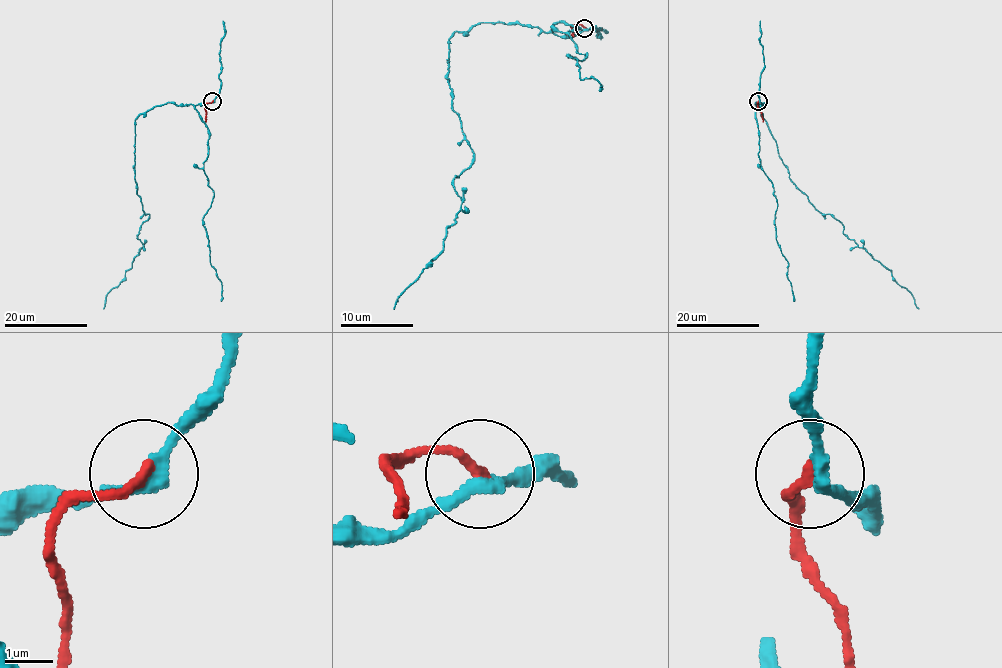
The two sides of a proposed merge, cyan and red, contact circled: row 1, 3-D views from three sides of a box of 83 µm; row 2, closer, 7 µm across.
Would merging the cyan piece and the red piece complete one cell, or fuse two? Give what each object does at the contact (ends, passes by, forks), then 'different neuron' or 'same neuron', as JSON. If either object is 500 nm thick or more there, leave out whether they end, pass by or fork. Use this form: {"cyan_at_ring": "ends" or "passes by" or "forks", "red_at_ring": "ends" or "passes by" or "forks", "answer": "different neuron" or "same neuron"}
{"cyan_at_ring": "passes by", "red_at_ring": "ends", "answer": "different neuron"}

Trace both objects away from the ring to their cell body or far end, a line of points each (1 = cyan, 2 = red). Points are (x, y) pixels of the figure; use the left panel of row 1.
1: (212, 101), (167, 102), (135, 120), (137, 194), (148, 218), (138, 234), (142, 247), (103, 308)
2: (212, 101), (205, 105), (205, 122)

